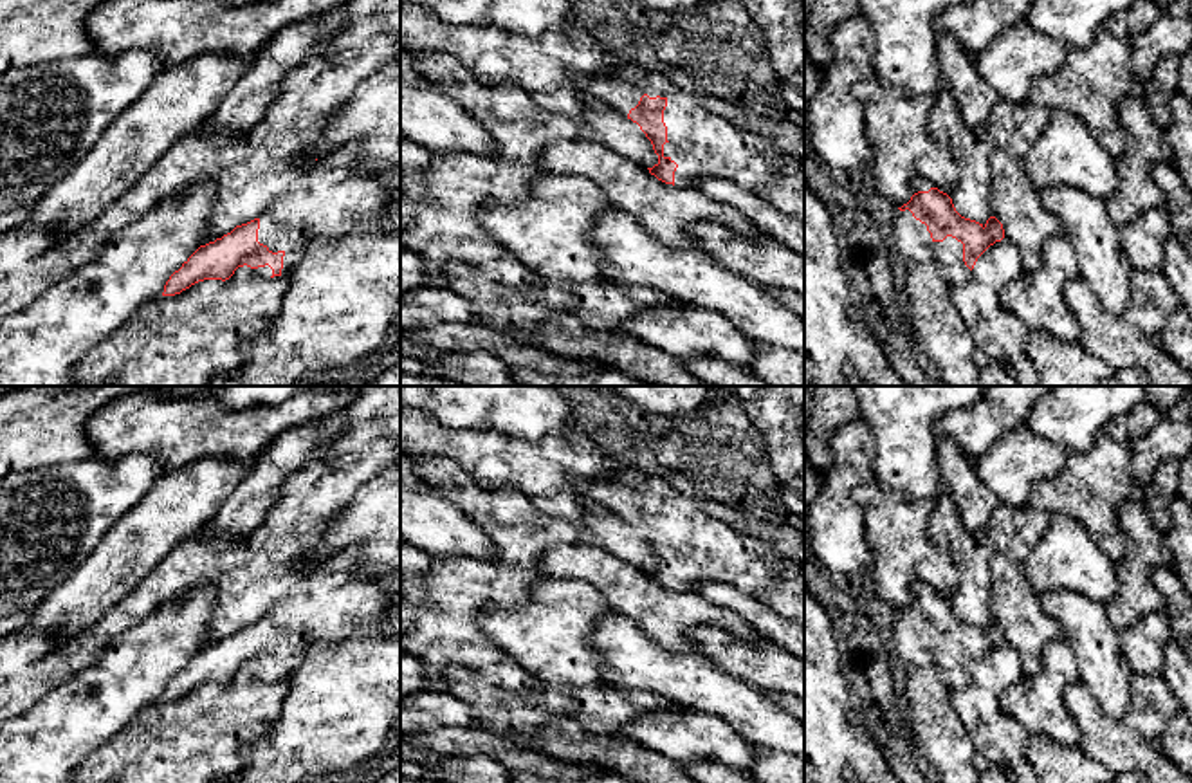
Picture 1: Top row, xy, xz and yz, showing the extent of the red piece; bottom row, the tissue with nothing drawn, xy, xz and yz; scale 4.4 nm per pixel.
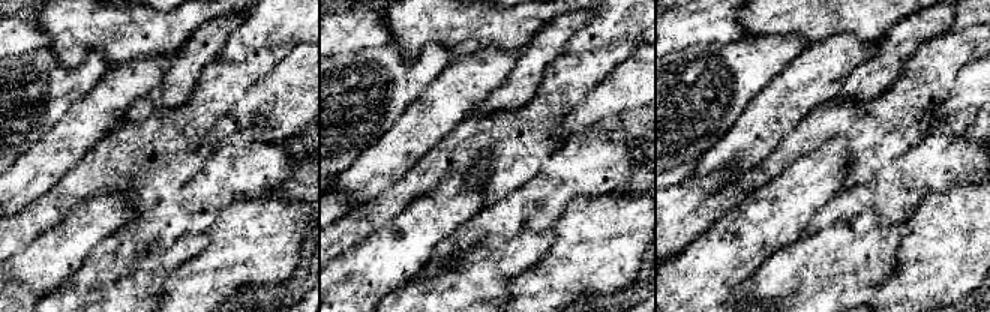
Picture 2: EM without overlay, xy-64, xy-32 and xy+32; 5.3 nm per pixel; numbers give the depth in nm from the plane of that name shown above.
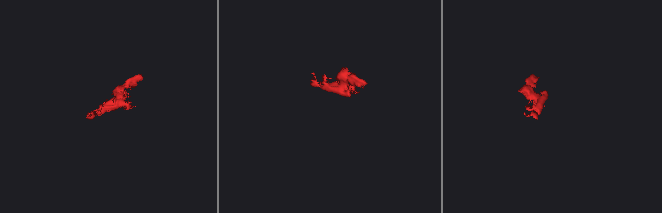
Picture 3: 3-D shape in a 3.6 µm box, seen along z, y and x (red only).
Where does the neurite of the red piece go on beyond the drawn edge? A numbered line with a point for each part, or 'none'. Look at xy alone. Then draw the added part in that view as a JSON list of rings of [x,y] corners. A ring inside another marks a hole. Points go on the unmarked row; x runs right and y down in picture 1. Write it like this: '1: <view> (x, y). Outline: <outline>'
1: xy (271, 626). Outline: [[[267,613],[260,619],[258,646],[267,649],[269,655],[278,657],[276,651],[281,640],[281,631],[287,624],[274,613]]]

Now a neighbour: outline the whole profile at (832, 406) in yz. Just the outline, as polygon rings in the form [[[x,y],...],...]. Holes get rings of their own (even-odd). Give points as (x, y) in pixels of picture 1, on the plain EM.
[[[811,386],[811,410],[804,429],[804,456],[819,473],[833,462],[833,435],[858,417],[853,386]]]

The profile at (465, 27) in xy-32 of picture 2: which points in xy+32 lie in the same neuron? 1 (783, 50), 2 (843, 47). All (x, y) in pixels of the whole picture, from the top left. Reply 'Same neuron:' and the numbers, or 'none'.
Same neuron: none

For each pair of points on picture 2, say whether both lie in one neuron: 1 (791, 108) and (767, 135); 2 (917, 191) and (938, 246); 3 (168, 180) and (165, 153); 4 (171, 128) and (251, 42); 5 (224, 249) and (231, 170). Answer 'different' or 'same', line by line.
1: same
2: different
3: different
4: different
5: different

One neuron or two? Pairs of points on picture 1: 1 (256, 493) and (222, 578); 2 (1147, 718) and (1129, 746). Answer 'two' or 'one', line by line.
1: two
2: two

